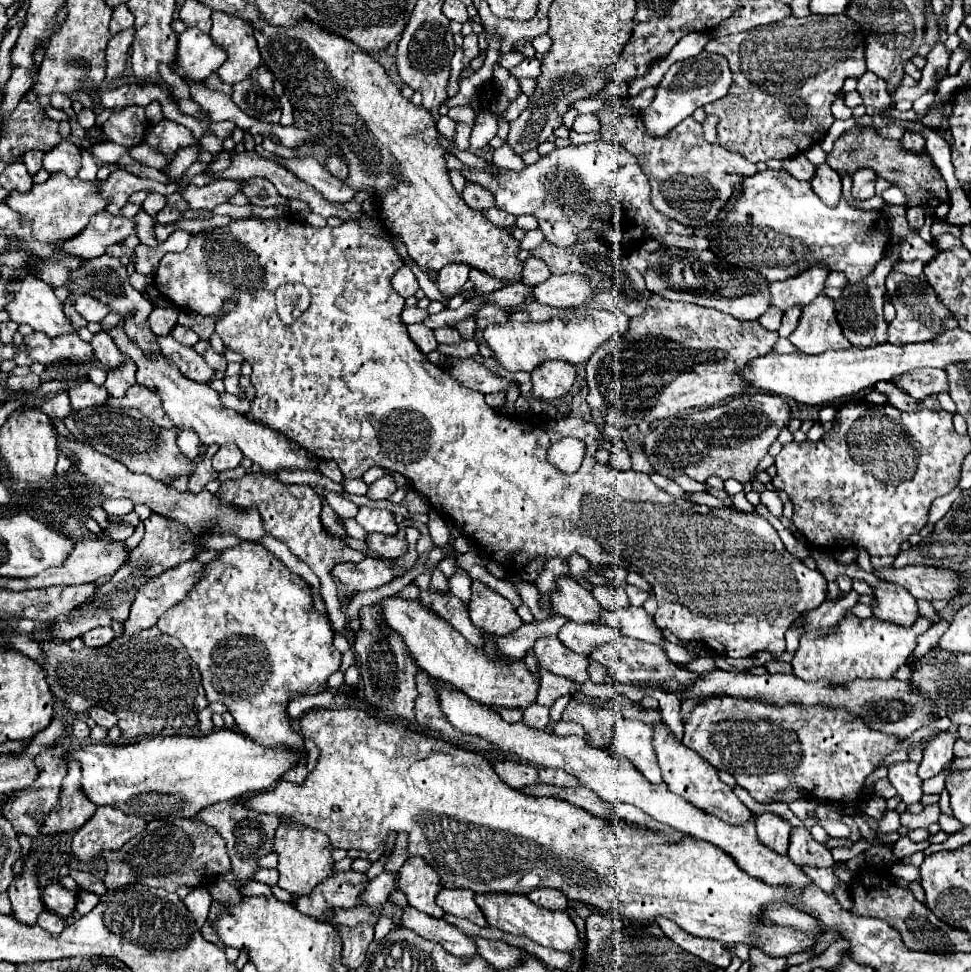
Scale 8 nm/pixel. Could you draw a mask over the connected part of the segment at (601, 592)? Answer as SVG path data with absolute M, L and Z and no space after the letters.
M597 585L591 589L593 597L599 601L599 605L603 609L609 611L619 611L629 607L629 599L625 595L625 591L621 587L613 587L613 585Z

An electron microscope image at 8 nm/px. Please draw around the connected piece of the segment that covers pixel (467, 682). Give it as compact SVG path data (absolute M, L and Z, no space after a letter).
M387 597L381 601L385 619L393 631L397 631L417 665L429 673L431 679L441 679L469 695L471 699L487 705L487 707L513 707L527 709L535 703L539 695L541 683L527 669L525 661L509 661L495 659L487 655L483 649L473 647L465 641L461 633L457 633L447 621L425 609L419 601L405 601L397 597Z

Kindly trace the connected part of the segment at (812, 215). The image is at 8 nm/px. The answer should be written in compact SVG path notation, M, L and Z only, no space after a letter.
M765 169L751 177L743 177L739 185L739 199L733 209L725 215L721 233L723 235L719 239L715 237L715 245L711 239L709 249L729 265L755 269L769 283L799 275L815 263L827 263L831 271L843 271L849 283L857 283L875 269L875 265L883 259L883 253L889 247L889 223L881 215L881 211L877 213L853 209L845 201L831 209L813 193L813 187L807 181L791 177L785 169Z

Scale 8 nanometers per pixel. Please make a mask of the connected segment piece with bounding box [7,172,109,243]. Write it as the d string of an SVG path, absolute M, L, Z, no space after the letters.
M64 173L50 175L45 183L33 185L29 193L11 193L7 197L7 205L21 213L23 217L33 219L33 235L41 243L63 243L77 233L81 233L89 219L109 205L109 199L105 199L99 193L99 187L91 181L83 181L76 178L69 178Z

